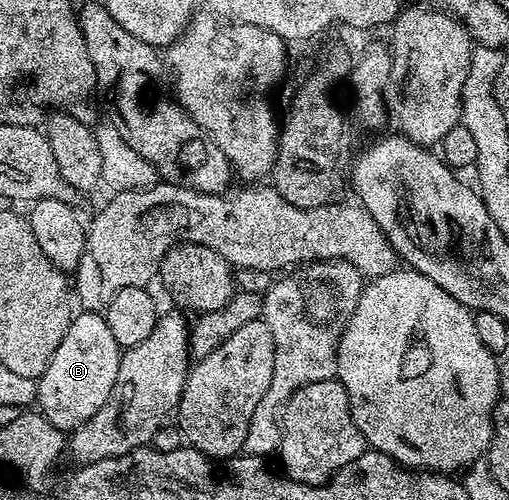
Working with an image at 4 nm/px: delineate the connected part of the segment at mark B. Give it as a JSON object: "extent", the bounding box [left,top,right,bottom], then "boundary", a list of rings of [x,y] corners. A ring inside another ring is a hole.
{"extent":[35,311,121,430],"boundary":[[[77,311],[62,342],[58,342],[58,350],[54,350],[54,358],[50,358],[50,366],[46,366],[39,378],[35,401],[39,411],[44,413],[44,417],[55,428],[61,430],[77,428],[79,424],[85,424],[87,420],[94,418],[94,414],[102,410],[106,398],[110,398],[110,390],[114,390],[114,378],[118,378],[121,351],[119,342],[114,338],[114,334],[110,334],[110,326],[100,312]]]}

